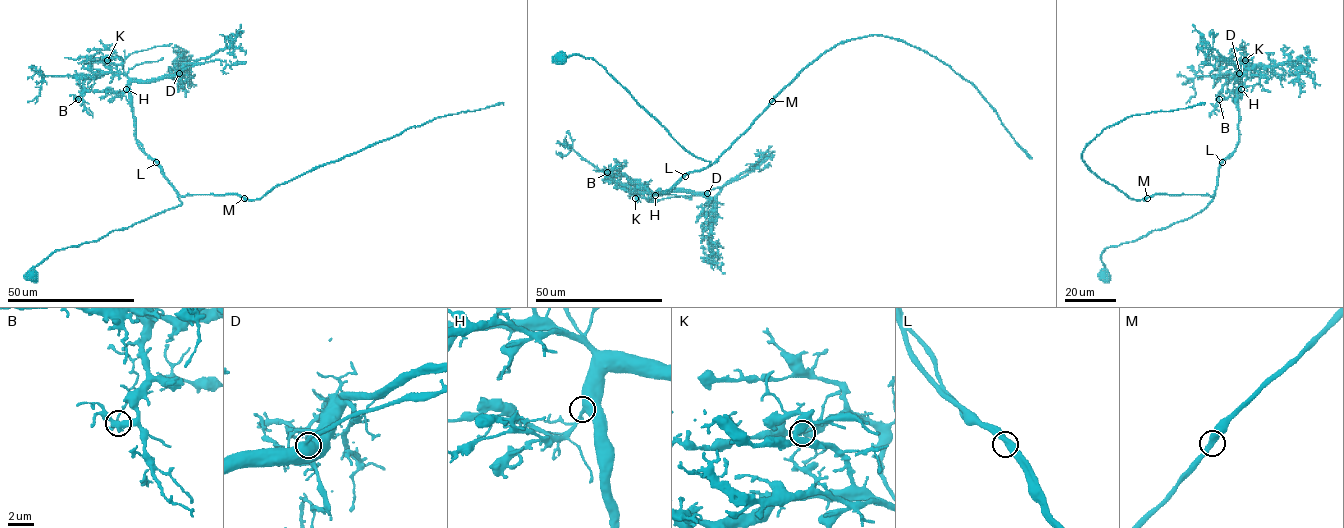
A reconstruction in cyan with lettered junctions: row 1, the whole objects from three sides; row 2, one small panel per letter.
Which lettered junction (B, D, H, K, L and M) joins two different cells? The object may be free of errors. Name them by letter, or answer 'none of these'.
none of these

